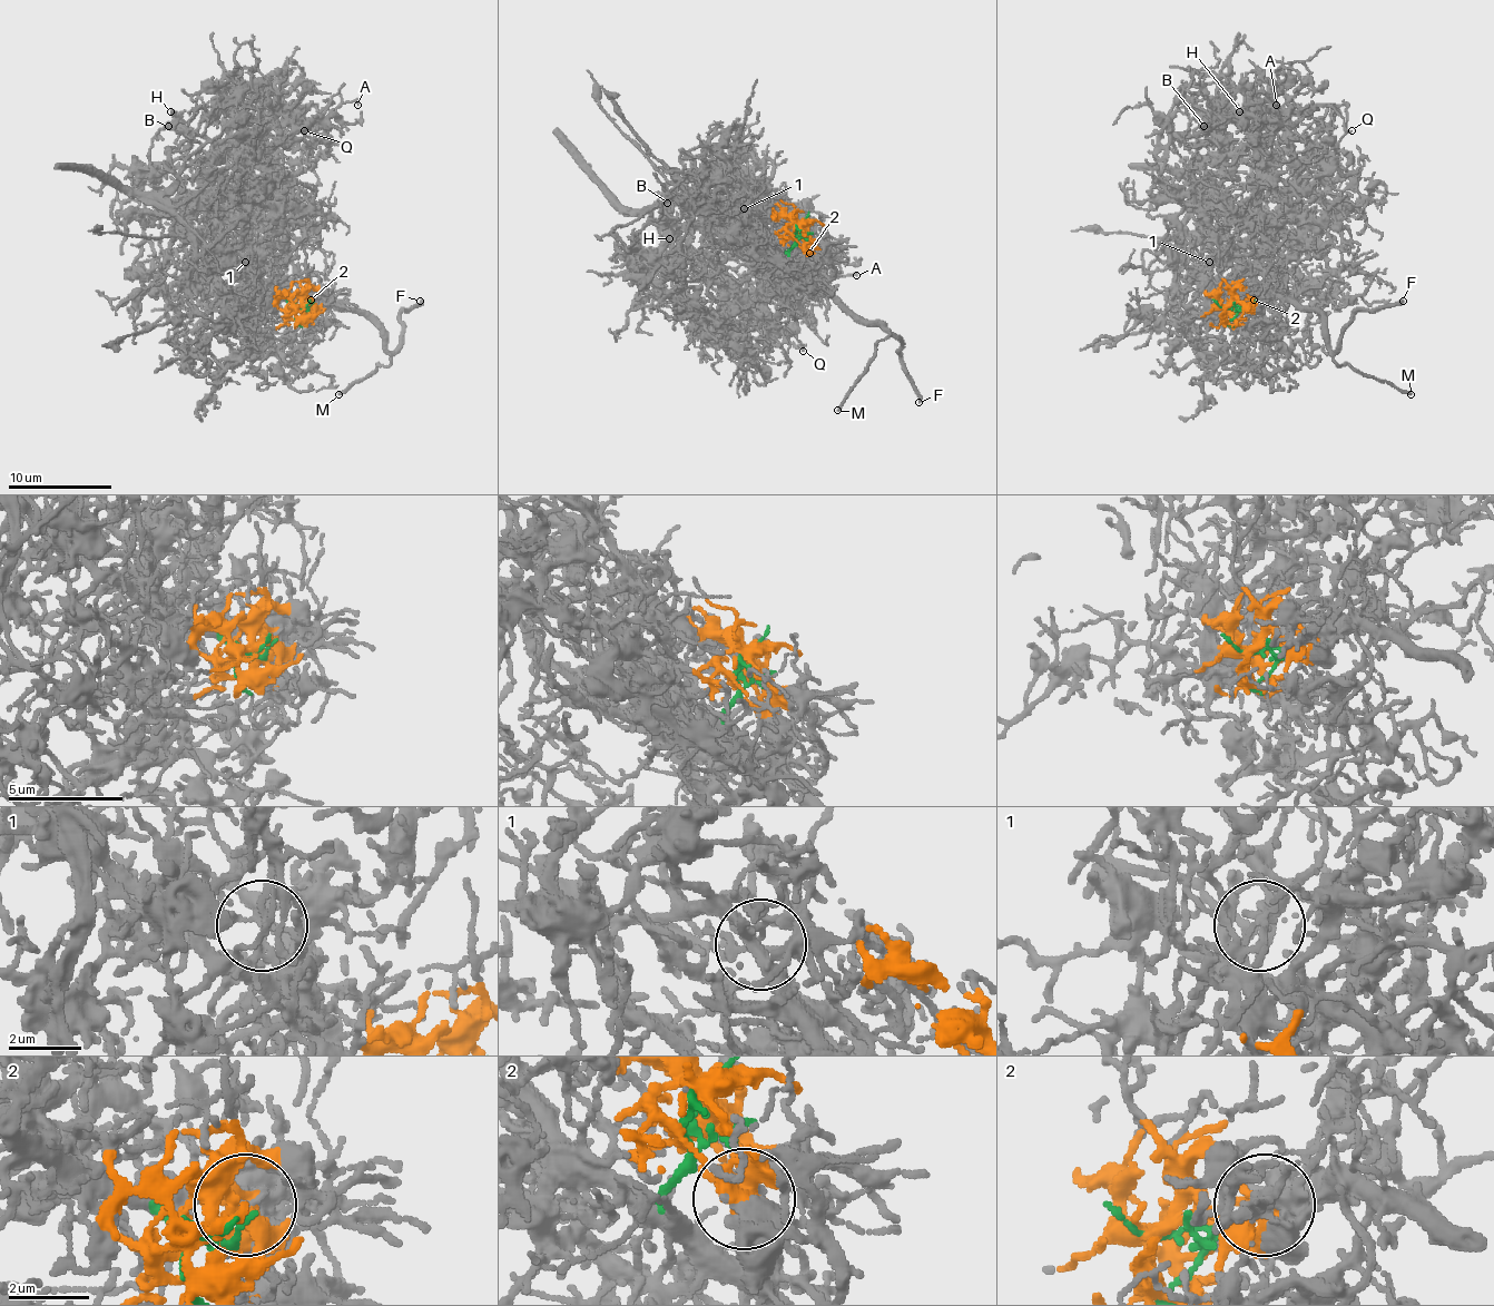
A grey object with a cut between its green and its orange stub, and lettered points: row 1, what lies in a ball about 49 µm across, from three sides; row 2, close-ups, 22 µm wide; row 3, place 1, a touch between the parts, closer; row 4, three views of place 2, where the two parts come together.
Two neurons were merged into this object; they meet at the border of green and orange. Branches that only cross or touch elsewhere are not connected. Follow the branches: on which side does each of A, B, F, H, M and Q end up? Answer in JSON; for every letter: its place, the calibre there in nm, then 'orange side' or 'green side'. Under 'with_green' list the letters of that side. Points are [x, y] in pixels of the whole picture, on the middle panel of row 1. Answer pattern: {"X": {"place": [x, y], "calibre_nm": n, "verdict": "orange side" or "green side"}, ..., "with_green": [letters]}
{"A": {"place": [856, 275], "calibre_nm": 120, "verdict": "orange side"}, "B": {"place": [667, 203], "calibre_nm": 240, "verdict": "orange side"}, "F": {"place": [918, 402], "calibre_nm": 280, "verdict": "green side"}, "H": {"place": [669, 238], "calibre_nm": 180, "verdict": "orange side"}, "M": {"place": [837, 410], "calibre_nm": 200, "verdict": "green side"}, "Q": {"place": [803, 351], "calibre_nm": 130, "verdict": "orange side"}, "with_green": ["F", "M"]}

